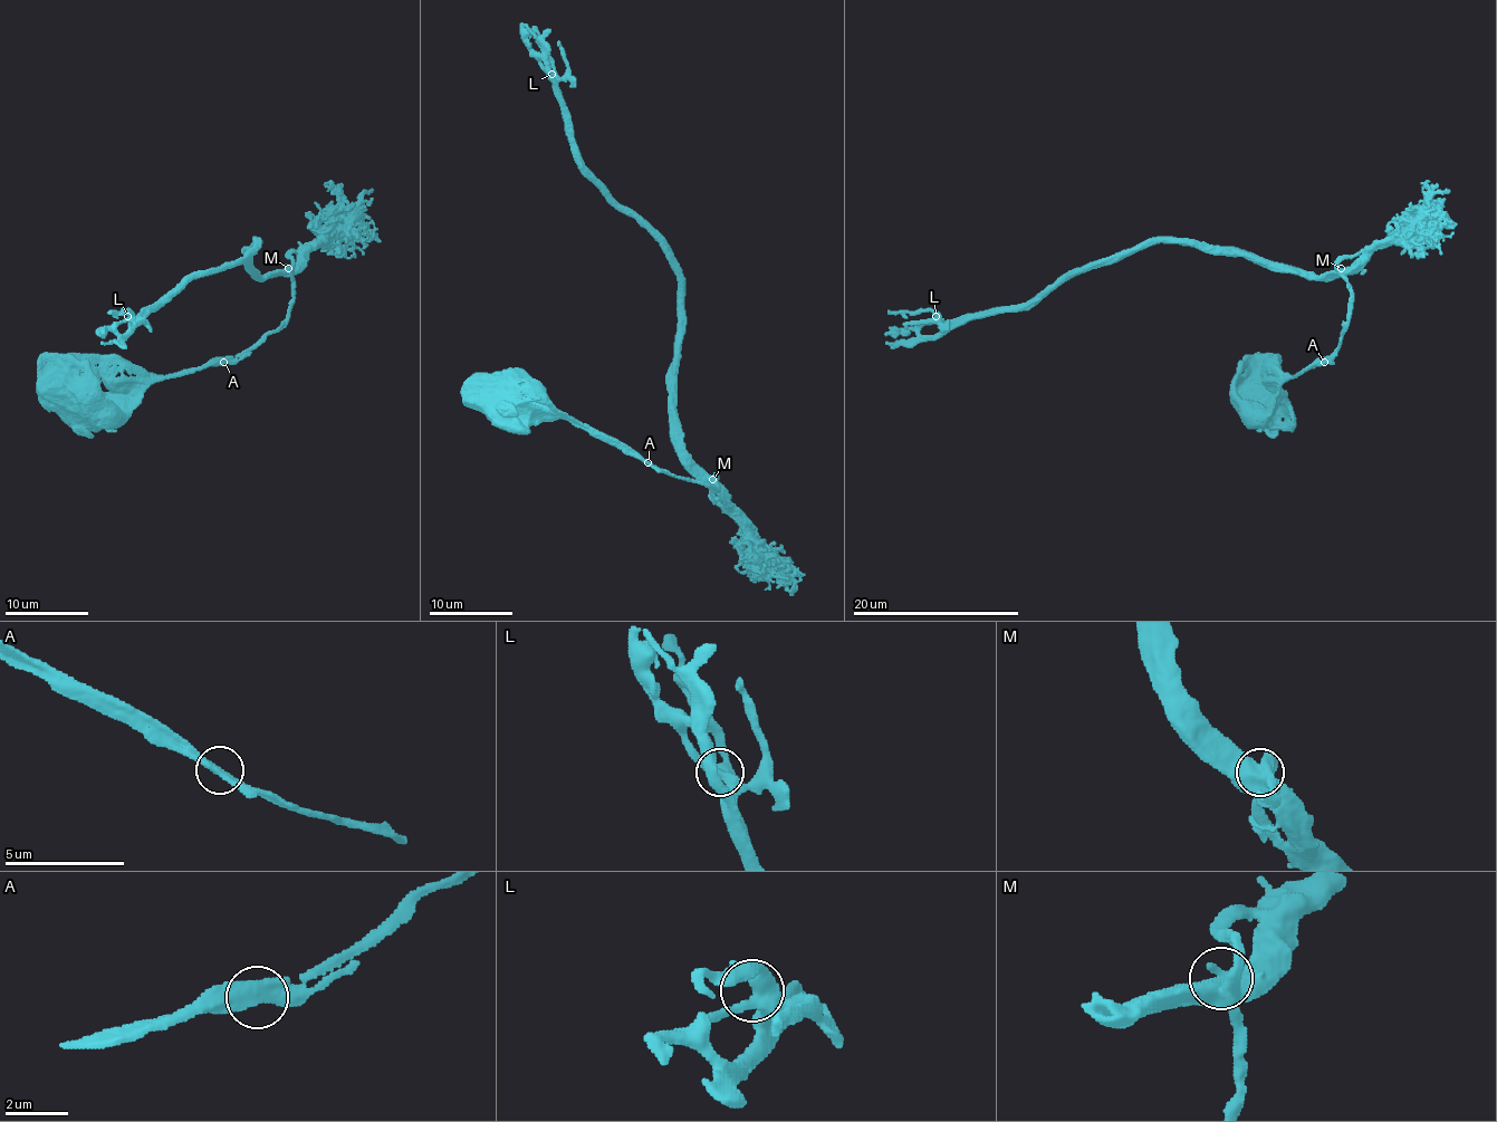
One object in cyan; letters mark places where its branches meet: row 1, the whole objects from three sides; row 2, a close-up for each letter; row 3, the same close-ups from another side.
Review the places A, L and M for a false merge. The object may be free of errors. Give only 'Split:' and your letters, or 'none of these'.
Split: none of these

